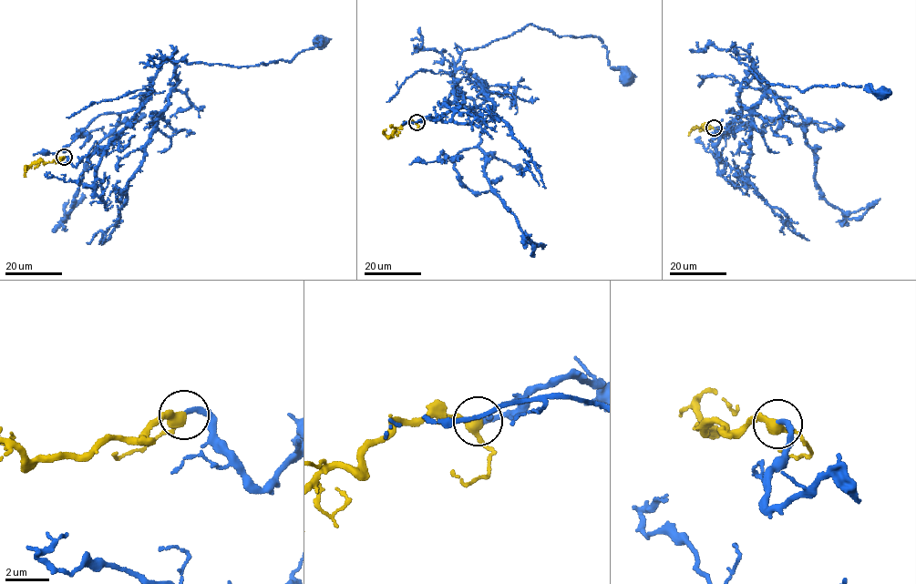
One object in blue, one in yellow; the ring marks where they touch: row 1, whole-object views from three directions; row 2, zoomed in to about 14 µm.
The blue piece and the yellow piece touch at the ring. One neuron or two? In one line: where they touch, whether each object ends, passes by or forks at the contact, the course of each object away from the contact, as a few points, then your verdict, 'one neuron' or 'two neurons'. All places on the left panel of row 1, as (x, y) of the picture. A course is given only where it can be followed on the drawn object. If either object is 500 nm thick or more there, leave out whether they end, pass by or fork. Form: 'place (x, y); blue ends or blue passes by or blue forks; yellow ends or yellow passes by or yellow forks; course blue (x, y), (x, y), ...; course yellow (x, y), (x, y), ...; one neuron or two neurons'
place (64, 157); blue ends; yellow passes by; course blue (65, 157), (77, 166), (117, 139), (169, 59), (252, 66), (289, 61), (322, 42), (313, 41), (321, 43); course yellow (65, 157), (27, 166), (25, 177); one neuron

